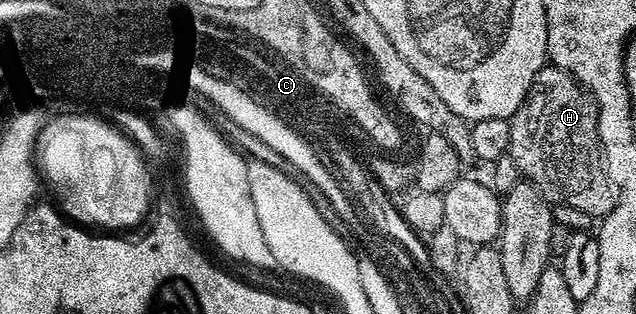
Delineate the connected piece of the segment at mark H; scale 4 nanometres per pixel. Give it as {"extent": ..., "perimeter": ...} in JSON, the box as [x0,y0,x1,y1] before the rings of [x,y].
{"extent":[508,63,616,219],"perimeter":[[[546,63],[538,75],[534,75],[534,83],[518,111],[510,118],[510,147],[508,156],[514,159],[521,178],[530,181],[534,187],[552,205],[569,205],[578,207],[578,211],[586,211],[594,219],[602,219],[616,205],[614,186],[602,164],[602,150],[598,135],[598,119],[600,110],[596,101],[584,86],[569,75],[565,69]]]}

